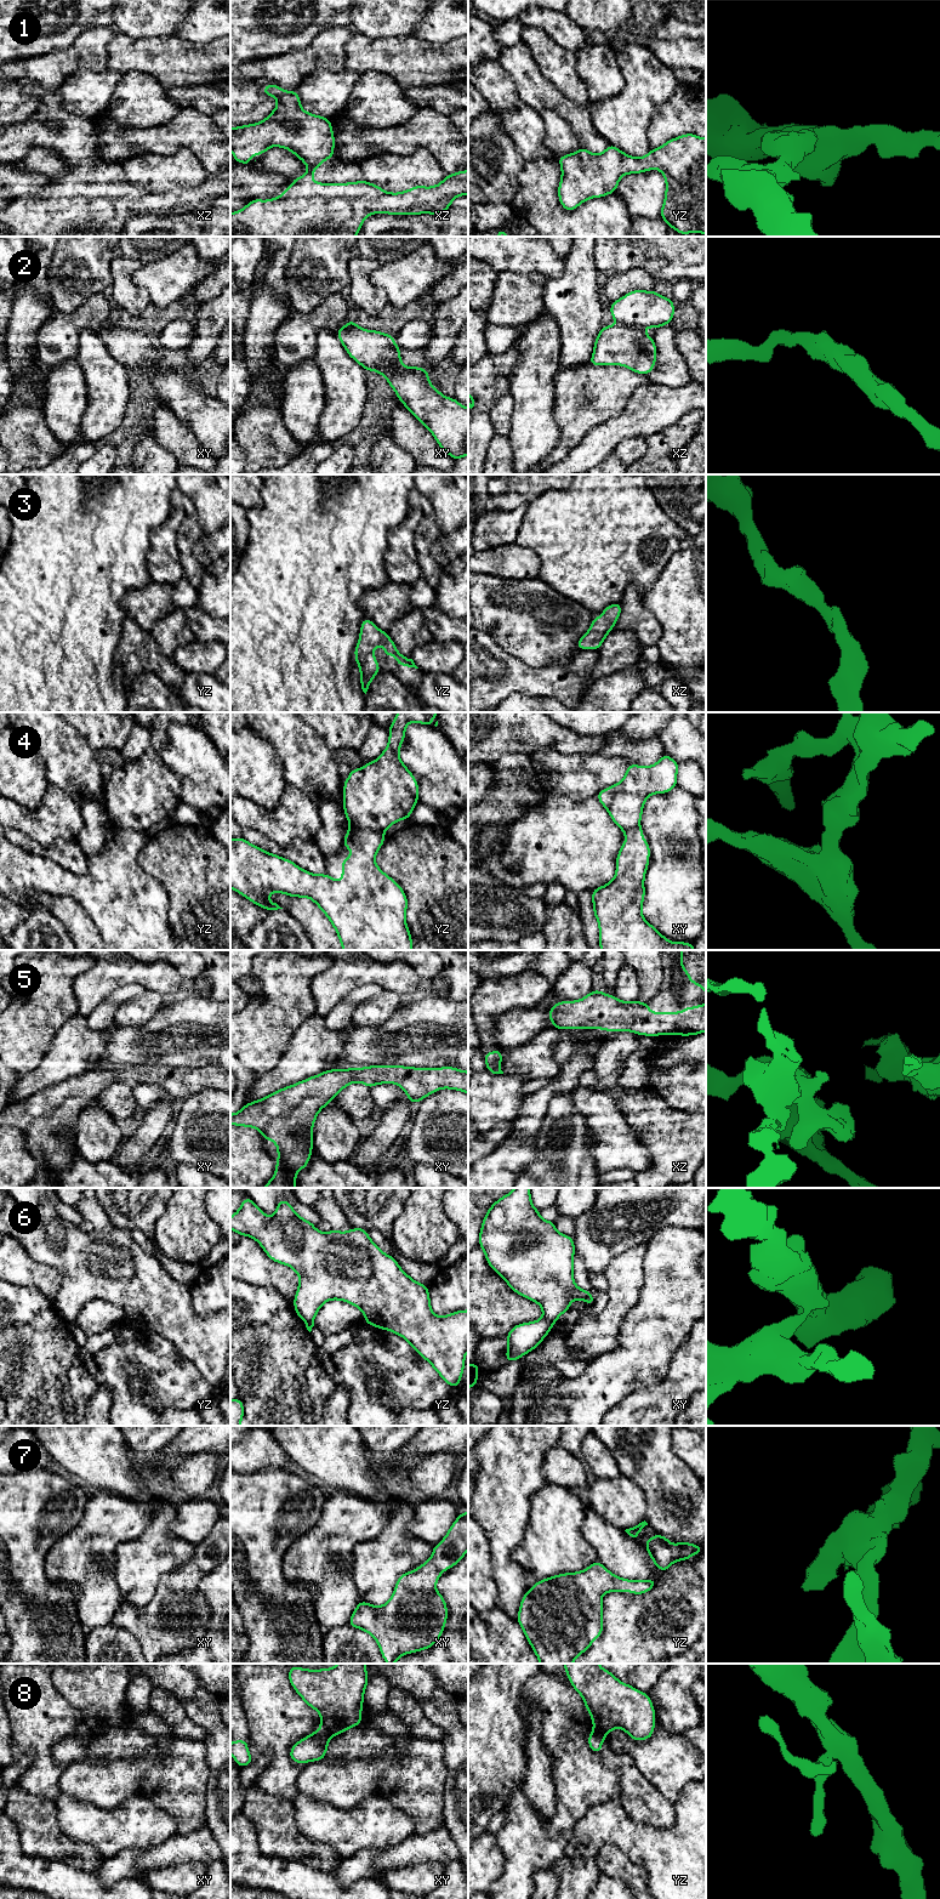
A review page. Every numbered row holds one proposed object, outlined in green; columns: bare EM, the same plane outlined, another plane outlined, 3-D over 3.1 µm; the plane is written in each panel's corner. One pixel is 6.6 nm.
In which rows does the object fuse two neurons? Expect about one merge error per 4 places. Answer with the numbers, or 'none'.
4, 6, 8

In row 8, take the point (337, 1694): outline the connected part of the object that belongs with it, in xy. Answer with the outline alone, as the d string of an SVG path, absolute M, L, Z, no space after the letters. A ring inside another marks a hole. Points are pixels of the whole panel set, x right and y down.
M338 1664L331 1668L289 1668L296 1693L320 1715L331 1736L358 1727L363 1719L364 1692L369 1682L365 1664Z

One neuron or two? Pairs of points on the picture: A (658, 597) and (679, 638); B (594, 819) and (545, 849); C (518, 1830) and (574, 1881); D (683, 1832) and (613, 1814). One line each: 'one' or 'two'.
A: one
B: one
C: two
D: one

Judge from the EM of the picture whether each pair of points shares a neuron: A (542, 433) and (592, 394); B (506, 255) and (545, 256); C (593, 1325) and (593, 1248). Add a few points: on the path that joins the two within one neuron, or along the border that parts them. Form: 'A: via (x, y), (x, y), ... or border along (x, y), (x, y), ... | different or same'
A: border along (556, 394), (558, 443), (551, 450) | different
B: via (516, 255), (535, 255) | same
C: border along (622, 1252), (610, 1262), (603, 1273) | different

